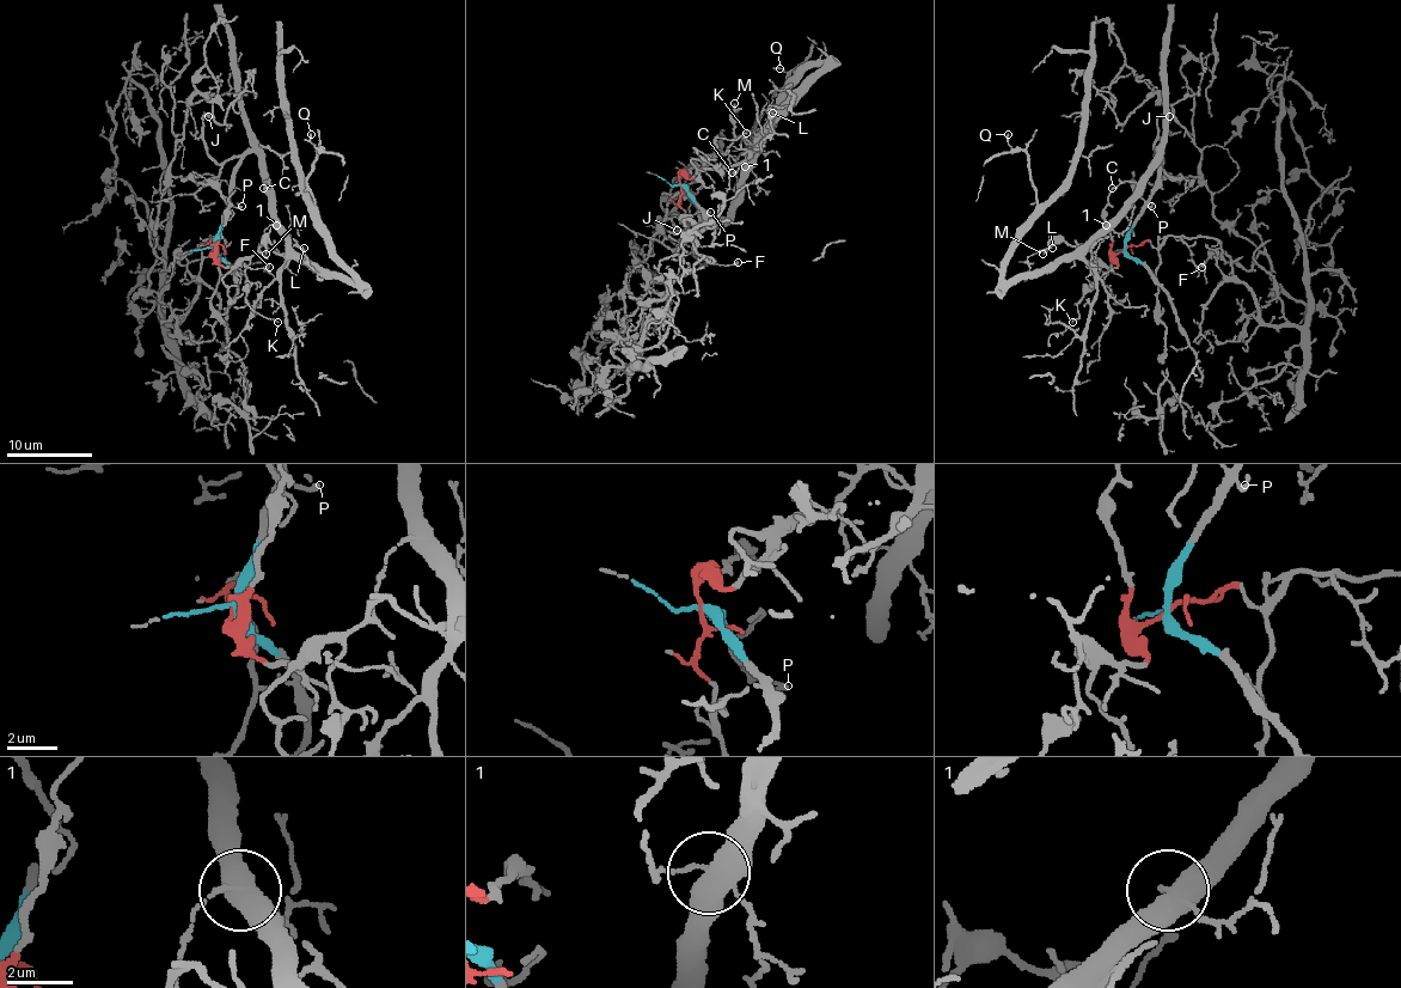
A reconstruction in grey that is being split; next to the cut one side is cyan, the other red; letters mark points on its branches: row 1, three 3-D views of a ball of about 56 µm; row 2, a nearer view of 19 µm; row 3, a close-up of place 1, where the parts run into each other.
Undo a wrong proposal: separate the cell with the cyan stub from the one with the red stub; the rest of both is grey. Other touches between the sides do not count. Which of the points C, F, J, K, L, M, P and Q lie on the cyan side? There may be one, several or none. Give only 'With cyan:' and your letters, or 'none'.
With cyan: C, J, L, P, Q

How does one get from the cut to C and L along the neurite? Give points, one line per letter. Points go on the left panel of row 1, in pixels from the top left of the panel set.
C: (212, 248), (233, 180), (233, 168), (251, 152), (259, 157), (259, 171), (268, 182), (263, 188)
L: (212, 248), (233, 168), (255, 152), (279, 231), (319, 274), (304, 248)

